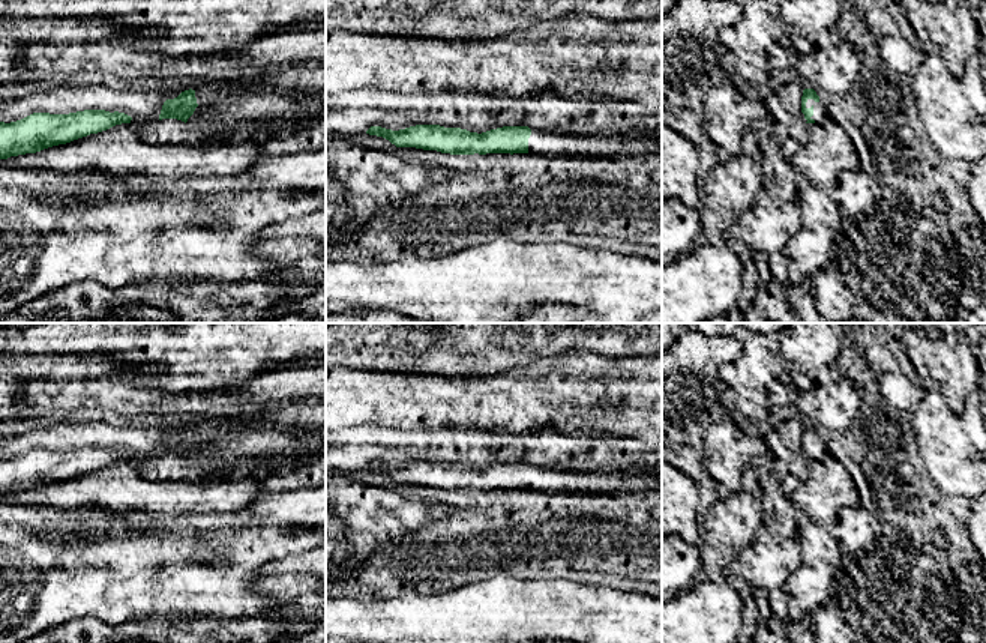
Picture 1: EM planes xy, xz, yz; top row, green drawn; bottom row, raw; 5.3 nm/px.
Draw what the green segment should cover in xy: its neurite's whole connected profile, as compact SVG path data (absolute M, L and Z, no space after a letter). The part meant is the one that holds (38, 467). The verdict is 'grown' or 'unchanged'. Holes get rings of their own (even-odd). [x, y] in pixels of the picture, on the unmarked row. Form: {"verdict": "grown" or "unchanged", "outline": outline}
{"verdict": "unchanged", "outline": "M84 446L69 451L33 449L17 458L0 458L0 496L36 490L131 457L131 452L119 448Z"}

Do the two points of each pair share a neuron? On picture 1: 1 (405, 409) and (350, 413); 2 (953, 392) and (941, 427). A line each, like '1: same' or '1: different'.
1: same
2: different

